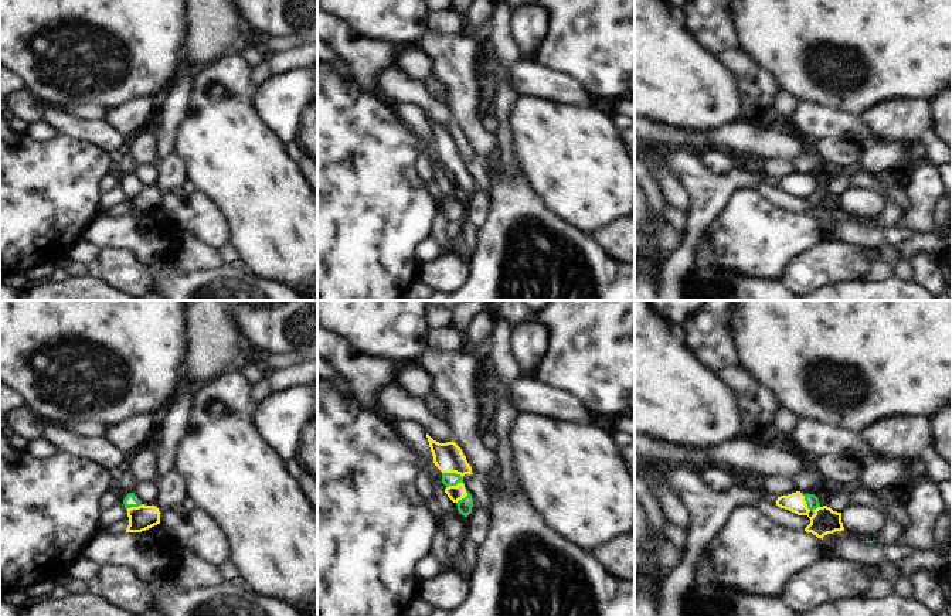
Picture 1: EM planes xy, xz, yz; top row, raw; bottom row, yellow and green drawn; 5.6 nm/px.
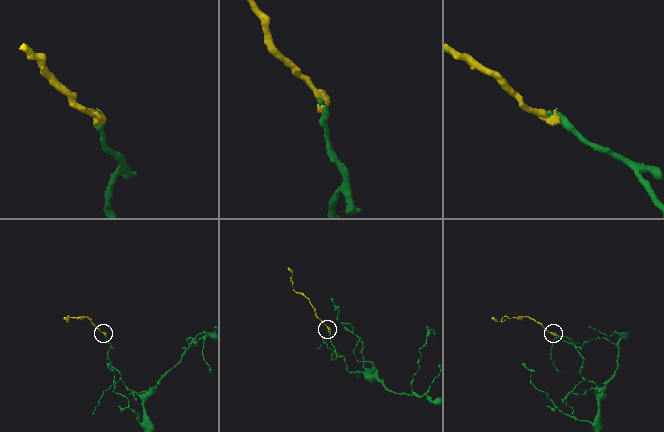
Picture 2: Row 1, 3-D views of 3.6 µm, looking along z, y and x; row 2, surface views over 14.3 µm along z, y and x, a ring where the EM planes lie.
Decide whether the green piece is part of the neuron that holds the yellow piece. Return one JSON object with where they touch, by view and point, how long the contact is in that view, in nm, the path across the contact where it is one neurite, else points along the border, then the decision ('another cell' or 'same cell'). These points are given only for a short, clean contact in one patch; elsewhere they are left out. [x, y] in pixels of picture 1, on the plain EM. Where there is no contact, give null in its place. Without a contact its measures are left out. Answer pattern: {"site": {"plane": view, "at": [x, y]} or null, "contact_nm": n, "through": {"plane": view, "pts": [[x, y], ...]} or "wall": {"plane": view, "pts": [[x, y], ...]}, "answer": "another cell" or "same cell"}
{"site": {"plane": "yz", "at": [806, 190]}, "contact_nm": 120, "through": {"plane": "yz", "pts": [[825, 203], [815, 193], [806, 190], [812, 184]]}, "answer": "same cell"}

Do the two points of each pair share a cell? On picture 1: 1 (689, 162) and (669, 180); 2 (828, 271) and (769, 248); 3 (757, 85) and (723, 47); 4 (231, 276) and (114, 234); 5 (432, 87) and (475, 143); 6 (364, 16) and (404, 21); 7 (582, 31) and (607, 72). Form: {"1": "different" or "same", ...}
{"1": "different", "2": "different", "3": "same", "4": "same", "5": "different", "6": "same", "7": "same"}

